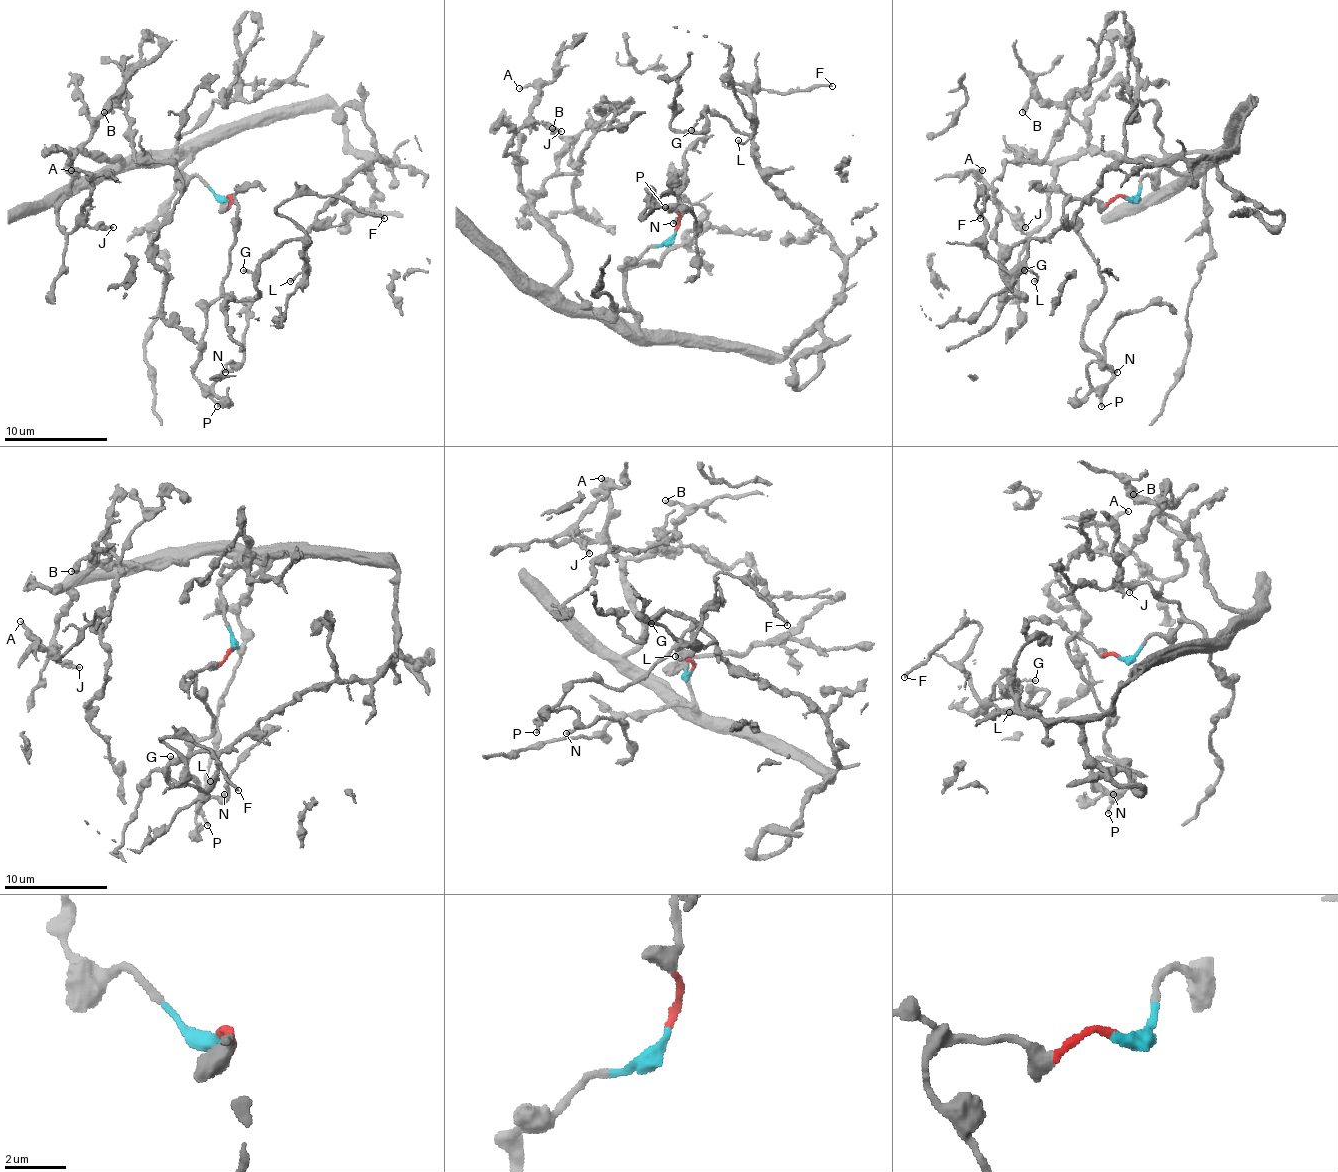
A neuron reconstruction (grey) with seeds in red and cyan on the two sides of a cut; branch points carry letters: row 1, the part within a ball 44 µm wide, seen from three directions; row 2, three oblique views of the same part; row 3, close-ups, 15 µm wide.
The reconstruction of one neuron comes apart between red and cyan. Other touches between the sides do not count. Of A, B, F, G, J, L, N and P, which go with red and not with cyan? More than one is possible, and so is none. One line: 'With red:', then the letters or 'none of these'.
With red: N, P

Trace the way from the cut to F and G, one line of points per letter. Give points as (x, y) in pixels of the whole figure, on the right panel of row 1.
F: (1128, 198), (1218, 151), (1249, 107), (1228, 151), (1115, 162), (1011, 270), (988, 252), (986, 195), (980, 219)
G: (1128, 198), (1218, 151), (1249, 107), (1228, 151), (1115, 162), (1011, 250), (1004, 268), (1024, 270)

